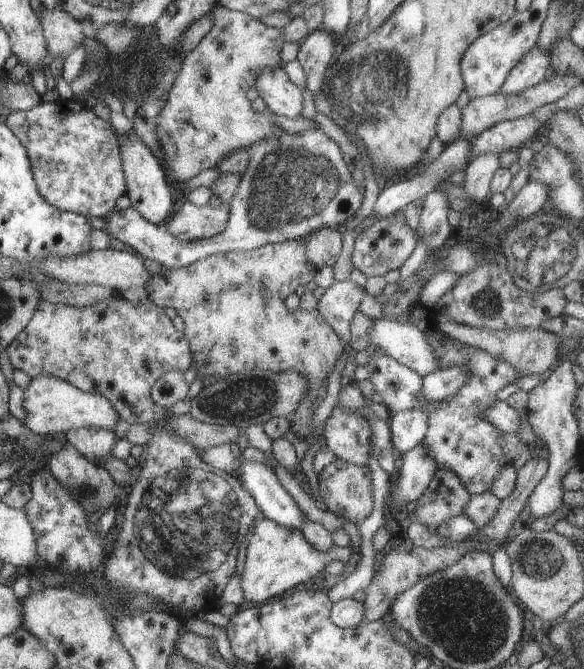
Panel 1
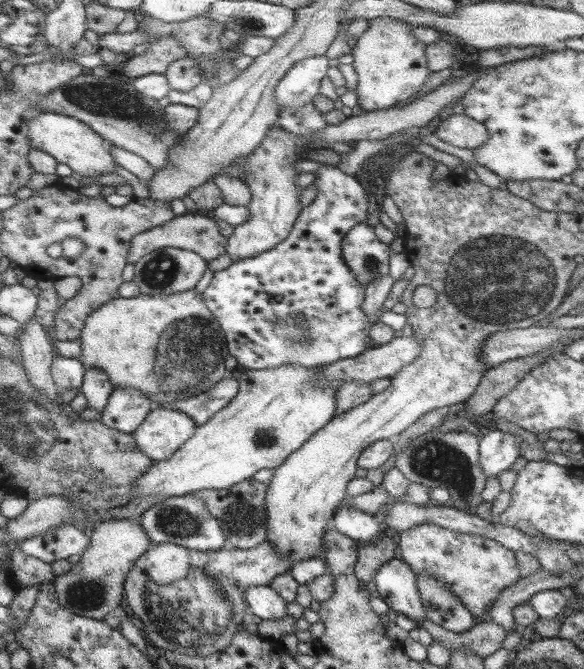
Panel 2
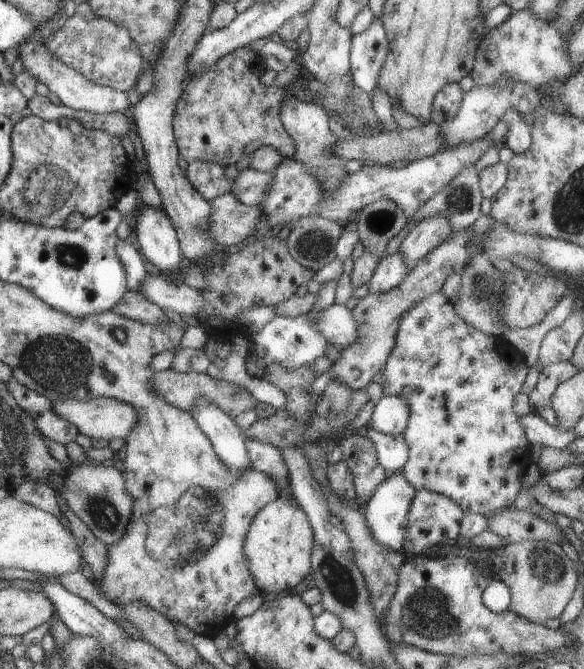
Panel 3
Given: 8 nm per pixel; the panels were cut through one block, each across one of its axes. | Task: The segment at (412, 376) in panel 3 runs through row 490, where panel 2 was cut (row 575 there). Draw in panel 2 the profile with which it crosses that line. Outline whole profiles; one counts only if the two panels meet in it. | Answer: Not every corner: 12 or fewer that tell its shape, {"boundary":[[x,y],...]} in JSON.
{"boundary":[[425,523],[397,534],[415,576],[487,616],[519,580],[513,551]]}

